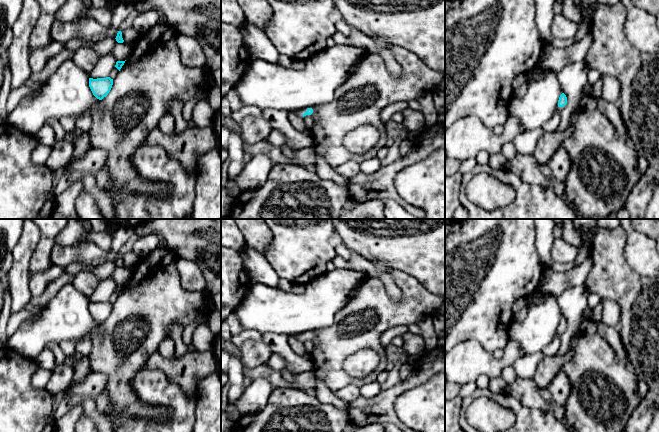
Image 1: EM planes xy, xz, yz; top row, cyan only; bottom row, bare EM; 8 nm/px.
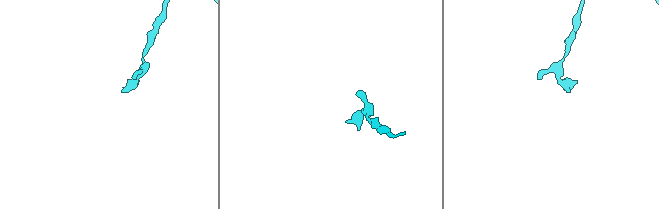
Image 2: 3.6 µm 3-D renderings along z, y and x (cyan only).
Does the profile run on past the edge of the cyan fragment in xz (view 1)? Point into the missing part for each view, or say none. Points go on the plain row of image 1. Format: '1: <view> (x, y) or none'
1: xz (303, 335)

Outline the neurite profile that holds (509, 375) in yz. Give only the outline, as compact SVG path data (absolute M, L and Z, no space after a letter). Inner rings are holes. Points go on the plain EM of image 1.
M509 365L503 369L502 378L506 382L507 386L515 381L517 375L512 365Z

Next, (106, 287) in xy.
M111 278L101 280L94 293L88 298L89 302L97 303L109 301L116 286L116 282Z

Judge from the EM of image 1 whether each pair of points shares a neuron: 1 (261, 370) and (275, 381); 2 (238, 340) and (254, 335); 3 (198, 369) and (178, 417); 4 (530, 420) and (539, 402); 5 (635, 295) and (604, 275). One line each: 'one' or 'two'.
1: one
2: one
3: two
4: two
5: one

